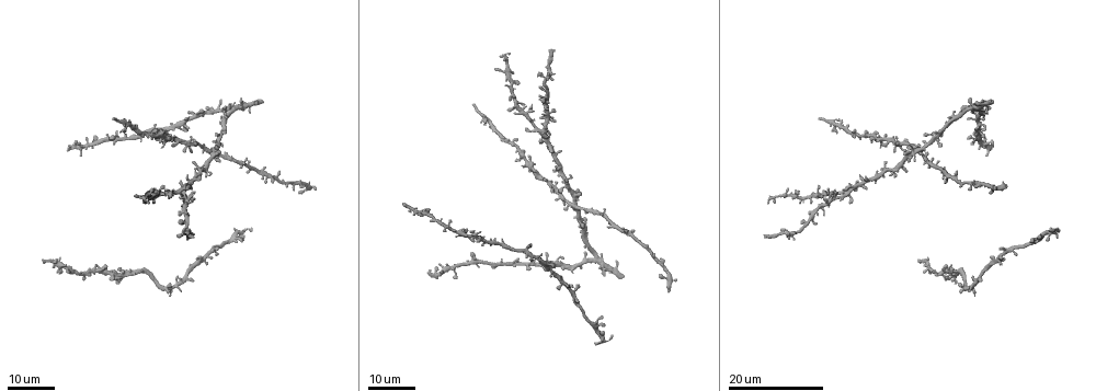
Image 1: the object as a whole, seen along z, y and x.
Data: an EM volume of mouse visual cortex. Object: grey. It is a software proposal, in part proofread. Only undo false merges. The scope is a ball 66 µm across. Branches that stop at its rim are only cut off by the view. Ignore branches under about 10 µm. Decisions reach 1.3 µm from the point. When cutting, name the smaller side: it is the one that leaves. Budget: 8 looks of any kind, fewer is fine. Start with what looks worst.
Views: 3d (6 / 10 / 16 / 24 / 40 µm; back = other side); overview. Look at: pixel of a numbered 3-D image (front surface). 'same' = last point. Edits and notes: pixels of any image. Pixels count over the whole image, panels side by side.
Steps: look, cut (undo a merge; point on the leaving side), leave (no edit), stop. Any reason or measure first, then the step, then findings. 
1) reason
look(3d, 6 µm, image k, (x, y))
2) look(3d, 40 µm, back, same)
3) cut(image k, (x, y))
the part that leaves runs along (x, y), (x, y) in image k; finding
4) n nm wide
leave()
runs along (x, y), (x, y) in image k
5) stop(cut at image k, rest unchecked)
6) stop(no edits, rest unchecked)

look(3d, 16 µm, image 1, (922, 150))

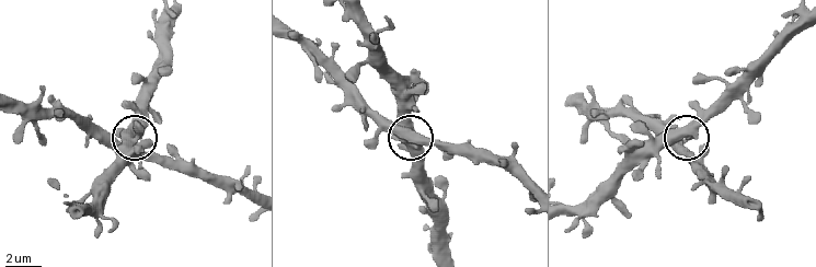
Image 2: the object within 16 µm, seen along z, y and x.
look(3d, 6 µm, image 2, (681, 128))

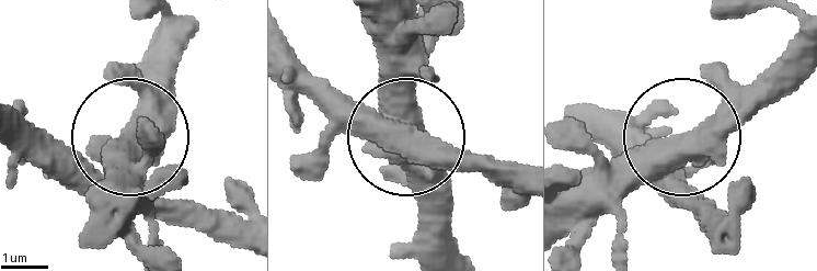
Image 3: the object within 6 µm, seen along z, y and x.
side arm 43 µm
leave()
all the same neuron

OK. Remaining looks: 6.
look(3d, 24 µm, image 1, (538, 129))

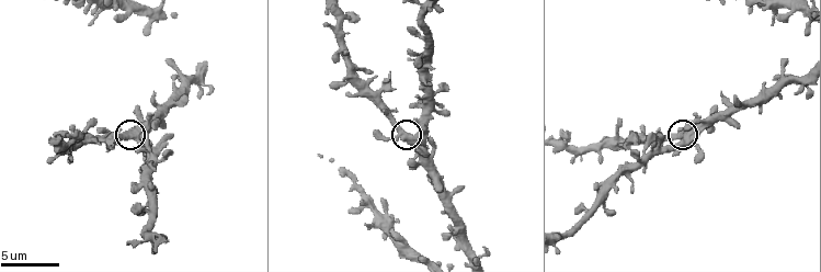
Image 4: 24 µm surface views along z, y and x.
zoom in
look(3d, 10 µm, image 4, (410, 134))

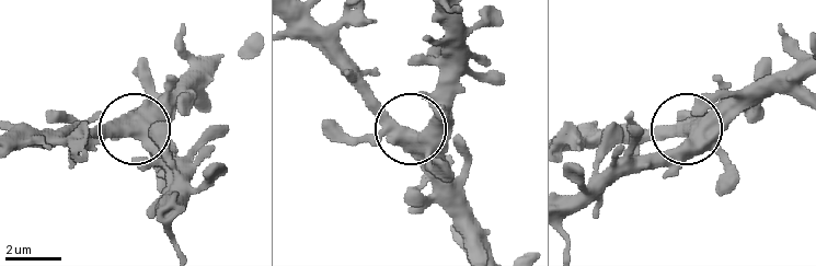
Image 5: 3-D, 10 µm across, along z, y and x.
580 nm wide
leave()
runs along (207, 57), (134, 128), (66, 130) in image 5; all the same neuron

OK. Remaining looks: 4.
narrows sharply
look(3d, 24 µm, image 1, (575, 265))

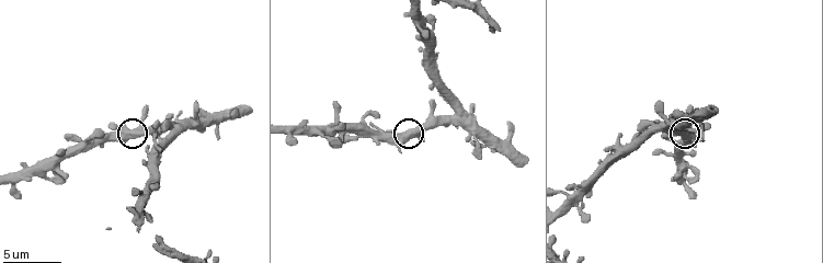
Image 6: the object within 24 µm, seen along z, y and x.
look(3d, 6 µm, image 6, (130, 134))

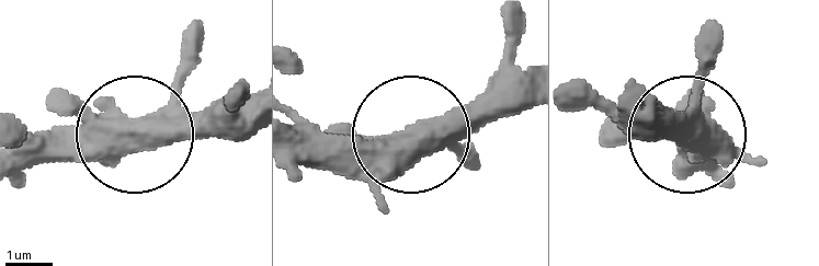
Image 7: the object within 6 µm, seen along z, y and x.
leave()
one neuron here

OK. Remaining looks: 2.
three-way junction
look(3d, 16 µm, image 1, (120, 139))

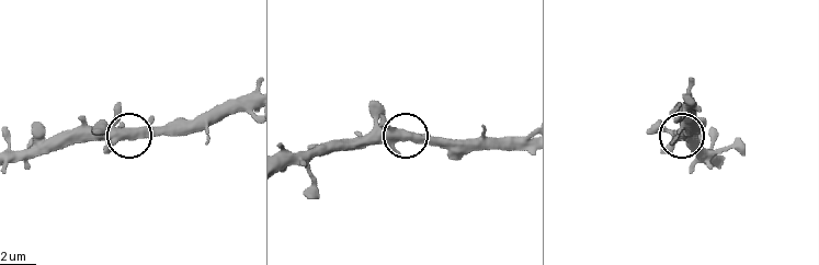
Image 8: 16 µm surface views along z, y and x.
look(3d, 10 µm, image 8, (128, 130))

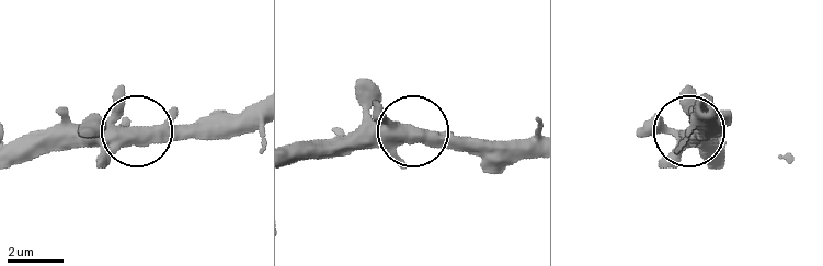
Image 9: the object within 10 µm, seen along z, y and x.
430 nm wide
leave()
one neuron here

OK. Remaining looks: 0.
stop(no edits, rest unchecked)

